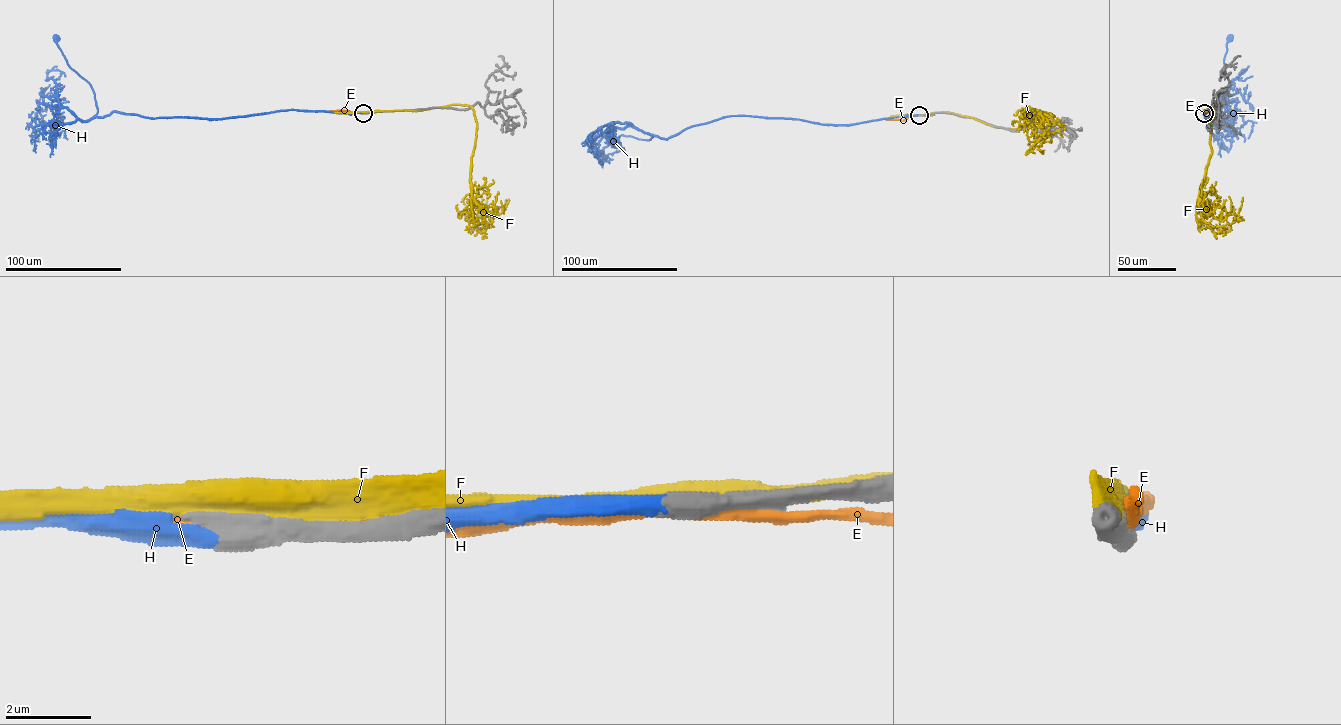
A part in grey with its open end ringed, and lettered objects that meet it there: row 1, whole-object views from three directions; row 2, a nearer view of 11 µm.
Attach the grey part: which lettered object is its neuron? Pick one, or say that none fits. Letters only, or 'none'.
H

